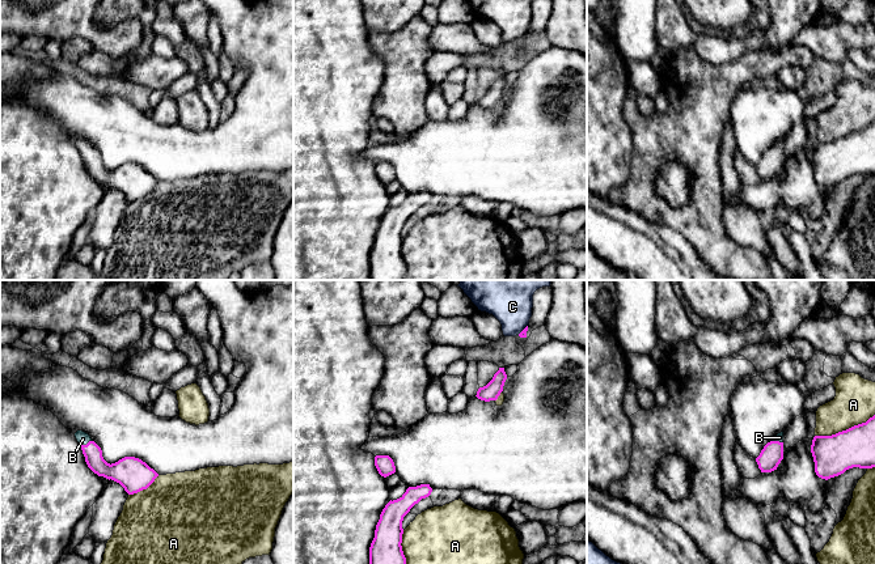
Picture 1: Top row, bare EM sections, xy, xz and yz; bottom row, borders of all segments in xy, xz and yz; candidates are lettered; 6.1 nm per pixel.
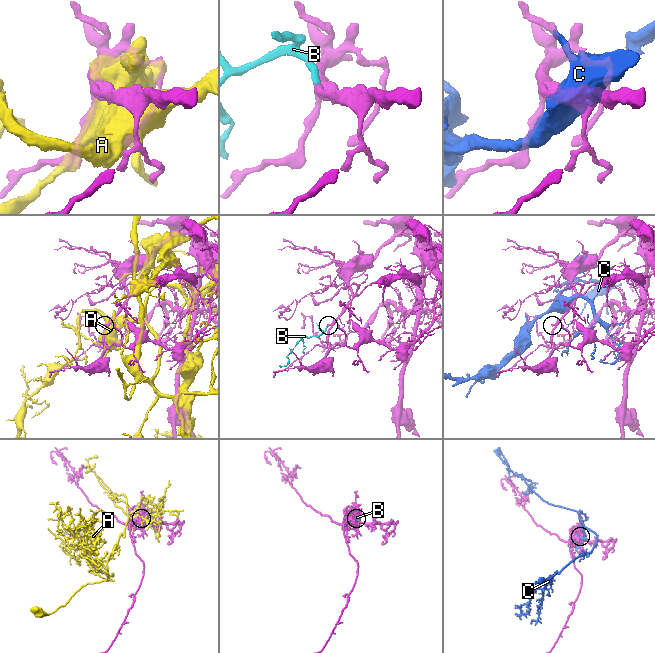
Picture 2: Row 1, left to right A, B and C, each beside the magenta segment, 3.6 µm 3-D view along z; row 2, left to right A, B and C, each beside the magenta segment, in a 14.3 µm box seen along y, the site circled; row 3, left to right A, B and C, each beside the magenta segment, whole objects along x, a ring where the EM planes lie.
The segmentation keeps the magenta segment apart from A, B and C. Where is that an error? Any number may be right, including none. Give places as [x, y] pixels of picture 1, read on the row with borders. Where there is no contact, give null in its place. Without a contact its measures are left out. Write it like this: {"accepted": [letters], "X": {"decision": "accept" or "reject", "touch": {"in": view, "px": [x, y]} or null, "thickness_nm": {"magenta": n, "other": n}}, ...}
{"accepted": ["B"], "A": {"decision": "reject", "touch": {"in": "yz", "px": [844, 431]}, "thickness_nm": {"magenta": 240, "other": 260}}, "B": {"decision": "accept", "touch": {"in": "xy", "px": [87, 444]}, "thickness_nm": {"magenta": 120, "other": 80}}, "C": {"decision": "reject", "touch": {"in": "xz", "px": [523, 330]}, "thickness_nm": {"magenta": 50, "other": 320}}}

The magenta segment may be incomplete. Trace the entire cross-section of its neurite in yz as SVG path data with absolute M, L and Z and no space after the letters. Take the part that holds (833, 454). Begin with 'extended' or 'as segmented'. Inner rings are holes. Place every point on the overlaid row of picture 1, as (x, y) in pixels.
as segmented; M875 415L836 434L815 436L811 453L816 475L825 480L853 467L875 467Z

